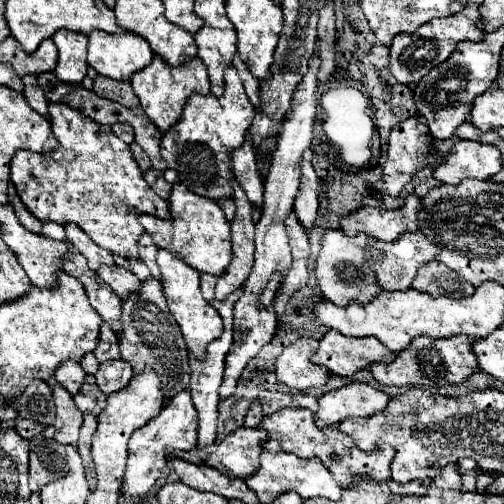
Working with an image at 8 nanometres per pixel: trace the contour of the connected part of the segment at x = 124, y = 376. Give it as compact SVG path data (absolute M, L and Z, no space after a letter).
M108 360L108 362L100 364L94 378L96 378L96 386L104 394L112 394L112 392L118 392L124 386L128 386L128 382L132 378L132 368L126 360Z

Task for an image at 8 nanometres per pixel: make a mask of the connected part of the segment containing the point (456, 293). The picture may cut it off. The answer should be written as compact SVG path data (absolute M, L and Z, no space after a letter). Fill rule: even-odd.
M428 262L418 270L412 288L418 292L426 292L430 296L448 296L448 298L468 298L474 294L474 286L470 286L462 276L454 274L440 262Z

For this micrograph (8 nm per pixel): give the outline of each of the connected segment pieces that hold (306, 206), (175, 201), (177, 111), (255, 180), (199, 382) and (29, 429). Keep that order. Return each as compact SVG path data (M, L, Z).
M308 160L302 162L302 180L300 180L300 192L294 200L294 214L306 234L312 232L314 220L316 220L316 210L318 210L318 176Z
M184 184L172 186L172 196L168 200L172 220L156 220L150 214L142 214L138 220L144 226L144 230L152 236L154 244L158 248L164 248L168 252L174 252L176 258L186 262L198 272L222 276L226 272L226 266L232 258L232 238L230 238L230 222L226 220L222 208L208 200L198 198L198 194L190 192Z
M154 56L150 66L140 70L138 74L134 74L132 88L134 88L134 94L140 100L144 114L148 114L150 122L154 122L160 132L168 132L170 126L174 126L180 120L182 108L192 94L202 94L202 96L210 94L210 82L208 82L206 66L200 58L194 58L186 66L170 68L160 56Z
M246 134L246 142L232 154L232 170L234 170L238 184L244 188L248 200L260 210L264 186L262 186L262 178L256 168L256 156L254 156L254 148L252 148L248 134Z
M236 290L234 294L230 294L224 302L216 302L212 300L212 306L220 312L222 320L224 320L224 332L218 340L214 340L210 346L208 346L208 352L206 352L206 360L196 360L192 358L190 360L190 368L192 368L192 374L190 374L190 394L192 394L192 402L194 402L194 408L198 410L198 448L204 448L204 446L210 446L214 444L216 440L216 420L218 420L218 388L222 384L222 370L224 370L224 356L228 354L230 350L230 344L232 344L232 308L236 304L236 300L240 298L244 290Z
M22 418L15 420L14 430L16 430L22 438L26 438L26 440L30 440L30 438L34 438L34 436L38 436L38 434L44 432L44 428L42 428L38 422L32 422L30 419Z

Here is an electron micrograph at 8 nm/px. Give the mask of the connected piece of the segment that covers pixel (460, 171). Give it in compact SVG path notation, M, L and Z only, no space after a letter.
M456 140L452 152L434 170L434 178L444 184L460 184L464 178L488 180L502 168L500 150L496 146L472 140Z

